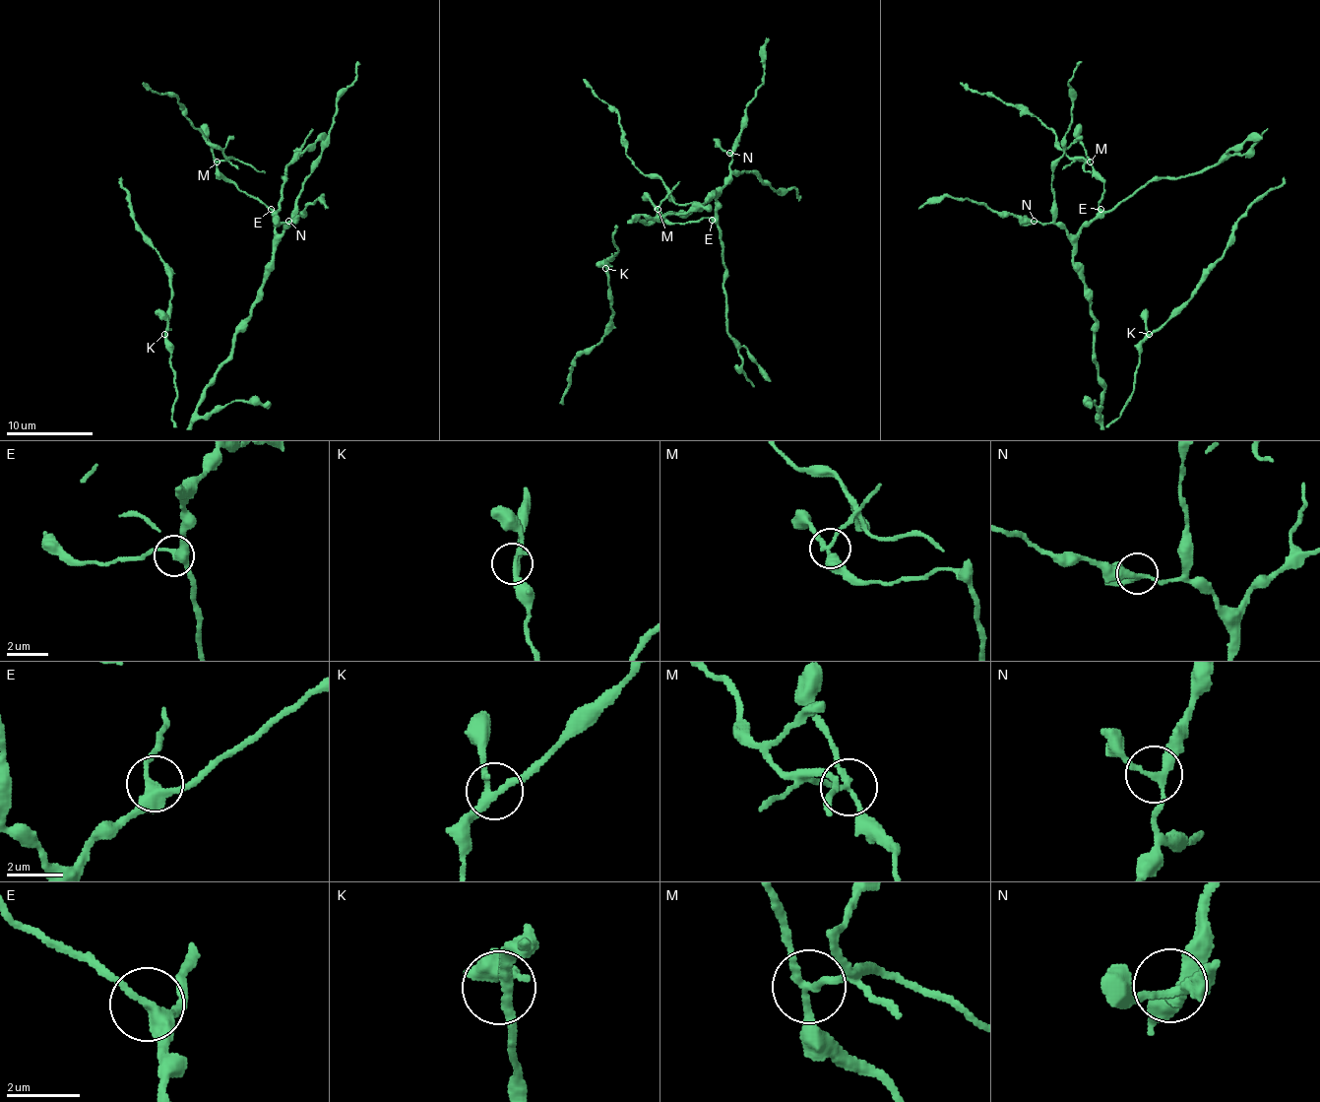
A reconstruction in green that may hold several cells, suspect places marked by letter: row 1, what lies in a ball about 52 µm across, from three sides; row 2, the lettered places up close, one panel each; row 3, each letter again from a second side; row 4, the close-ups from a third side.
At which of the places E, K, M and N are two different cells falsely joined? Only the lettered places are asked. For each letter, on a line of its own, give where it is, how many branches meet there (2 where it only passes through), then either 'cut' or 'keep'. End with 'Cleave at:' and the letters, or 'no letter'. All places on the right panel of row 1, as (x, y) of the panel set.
E: (1100, 209) | 4 | keep
K: (1149, 334) | 3 | keep
M: (1090, 162) | 3 | cut
N: (1034, 221) | 3 | keep
Cleave at: M

